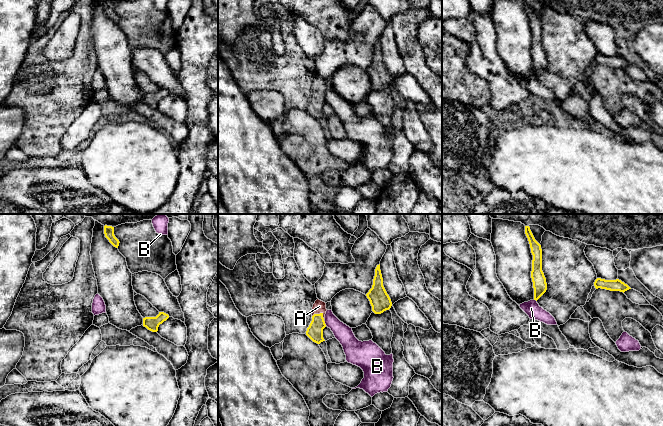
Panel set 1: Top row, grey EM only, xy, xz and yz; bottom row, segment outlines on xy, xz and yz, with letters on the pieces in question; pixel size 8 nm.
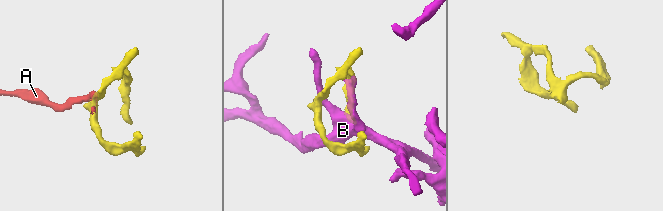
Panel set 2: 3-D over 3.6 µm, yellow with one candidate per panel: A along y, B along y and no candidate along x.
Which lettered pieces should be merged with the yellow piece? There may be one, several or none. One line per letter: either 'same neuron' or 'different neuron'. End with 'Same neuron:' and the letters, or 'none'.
A: same neuron
B: different neuron
Same neuron: A

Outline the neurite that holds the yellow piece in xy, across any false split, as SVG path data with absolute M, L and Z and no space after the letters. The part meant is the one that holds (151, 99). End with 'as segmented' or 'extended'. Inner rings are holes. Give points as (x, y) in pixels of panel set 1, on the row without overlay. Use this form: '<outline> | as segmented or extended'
M159 88L156 93L143 94L143 102L152 108L157 108L159 101L166 97L168 94L168 90L164 88Z | as segmented

